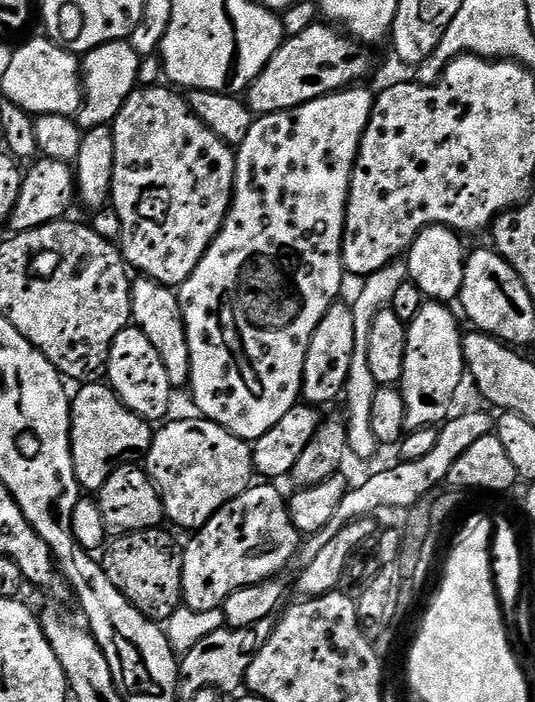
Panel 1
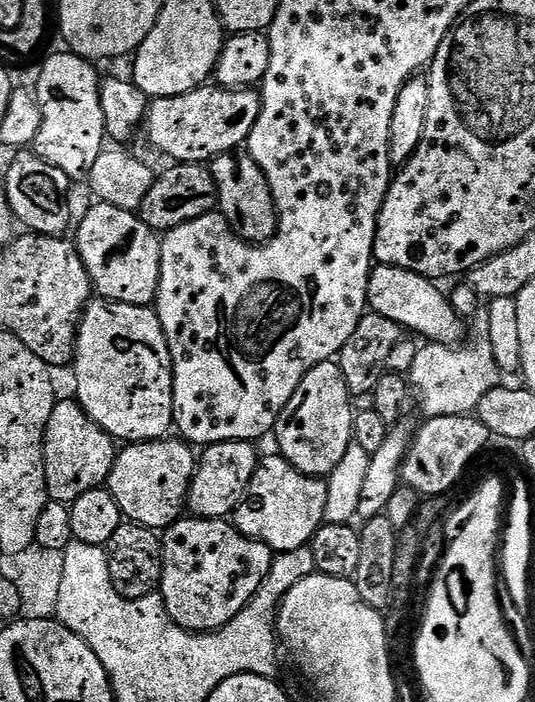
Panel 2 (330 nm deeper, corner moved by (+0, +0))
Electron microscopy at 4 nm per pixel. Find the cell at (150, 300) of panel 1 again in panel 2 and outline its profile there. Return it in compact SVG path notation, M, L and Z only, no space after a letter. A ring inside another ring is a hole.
M99 202L80 220L80 229L74 235L76 249L80 252L88 276L97 297L126 302L130 306L149 307L155 301L158 282L160 281L160 242L161 237L146 222L140 220L136 212L127 212L118 206Z

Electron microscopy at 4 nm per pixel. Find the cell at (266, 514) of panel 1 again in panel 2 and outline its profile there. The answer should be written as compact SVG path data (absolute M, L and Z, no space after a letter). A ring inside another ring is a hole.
M181 518L166 529L162 536L162 543L164 545L164 569L158 589L160 597L164 599L164 605L173 622L179 628L197 634L214 632L229 624L244 609L246 602L250 602L258 586L262 586L274 559L272 549L242 534L236 529L235 523L227 519Z

